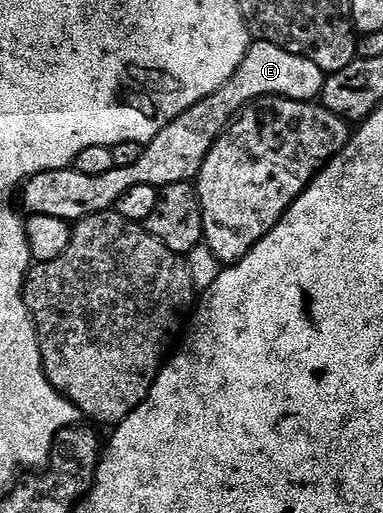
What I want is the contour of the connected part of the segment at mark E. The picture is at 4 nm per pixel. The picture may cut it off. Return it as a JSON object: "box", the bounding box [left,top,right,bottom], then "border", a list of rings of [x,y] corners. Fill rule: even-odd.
{"box":[22,41,325,224],"border":[[[253,41],[242,64],[238,64],[234,76],[230,76],[226,85],[166,124],[166,128],[162,128],[162,132],[158,132],[158,136],[154,136],[154,140],[145,145],[142,156],[138,156],[136,163],[116,166],[110,172],[102,172],[102,176],[86,176],[86,172],[69,168],[38,172],[38,176],[29,178],[22,187],[27,213],[54,216],[63,222],[75,224],[86,216],[113,209],[121,196],[138,184],[163,188],[195,179],[210,148],[214,148],[216,141],[224,135],[224,131],[248,103],[257,102],[259,98],[289,98],[311,102],[323,95],[325,77],[324,70],[318,68],[314,60],[286,52],[286,48],[278,48],[278,44]]]}

